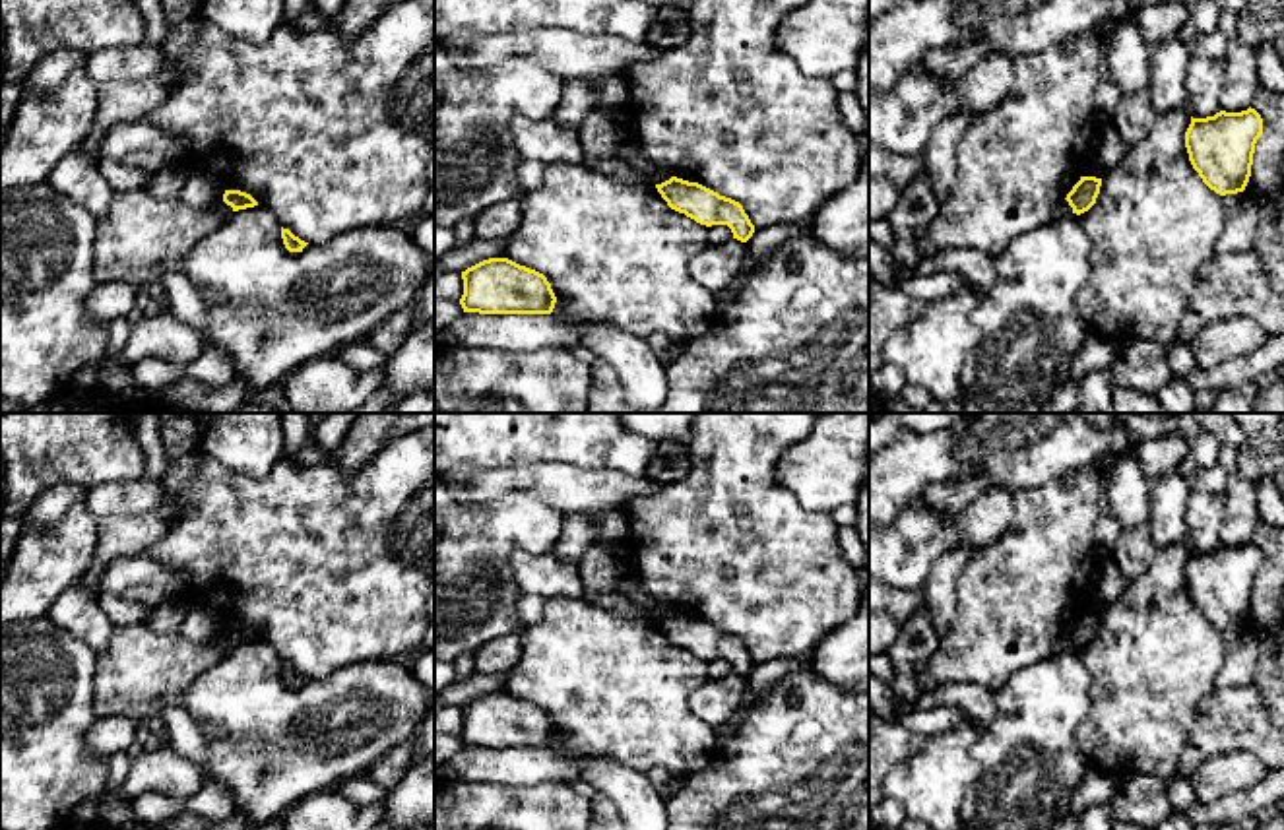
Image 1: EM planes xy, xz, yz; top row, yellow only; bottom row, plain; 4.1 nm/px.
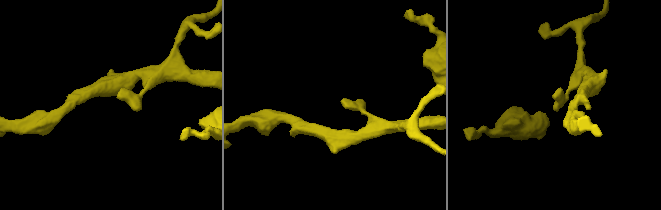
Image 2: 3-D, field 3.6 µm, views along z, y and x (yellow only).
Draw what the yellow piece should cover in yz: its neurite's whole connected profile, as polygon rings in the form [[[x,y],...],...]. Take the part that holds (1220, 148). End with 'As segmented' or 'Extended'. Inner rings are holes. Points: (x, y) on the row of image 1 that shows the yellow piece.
[[[1255,109],[1220,111],[1193,118],[1185,132],[1185,147],[1203,182],[1220,196],[1243,192],[1253,165],[1255,144],[1263,134],[1263,118]]]. As segmented

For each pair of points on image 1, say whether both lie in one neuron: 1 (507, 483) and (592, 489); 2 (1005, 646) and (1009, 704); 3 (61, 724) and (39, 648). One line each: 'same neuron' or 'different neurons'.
1: same neuron
2: different neurons
3: same neuron

